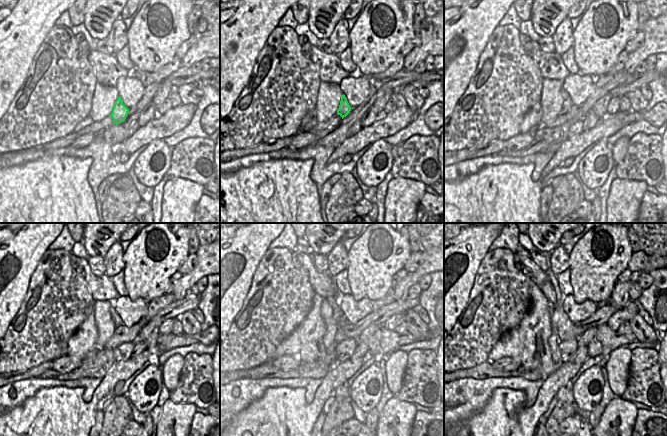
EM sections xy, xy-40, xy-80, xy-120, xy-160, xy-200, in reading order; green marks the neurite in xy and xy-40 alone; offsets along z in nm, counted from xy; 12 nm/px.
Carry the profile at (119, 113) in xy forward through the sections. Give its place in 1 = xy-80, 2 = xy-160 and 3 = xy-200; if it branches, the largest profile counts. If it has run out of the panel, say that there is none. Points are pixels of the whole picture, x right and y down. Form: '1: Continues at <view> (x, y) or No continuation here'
1: Continues at xy-80 (567, 102)
2: Continues at xy-160 (337, 313)
3: Continues at xy-200 (546, 287)

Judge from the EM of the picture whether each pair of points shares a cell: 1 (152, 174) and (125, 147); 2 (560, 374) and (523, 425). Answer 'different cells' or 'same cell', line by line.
1: different cells
2: same cell

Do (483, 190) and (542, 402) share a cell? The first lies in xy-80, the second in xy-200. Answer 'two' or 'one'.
one

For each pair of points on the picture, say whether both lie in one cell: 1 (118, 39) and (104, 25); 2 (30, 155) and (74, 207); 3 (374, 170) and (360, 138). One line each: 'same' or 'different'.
1: different
2: different
3: different

